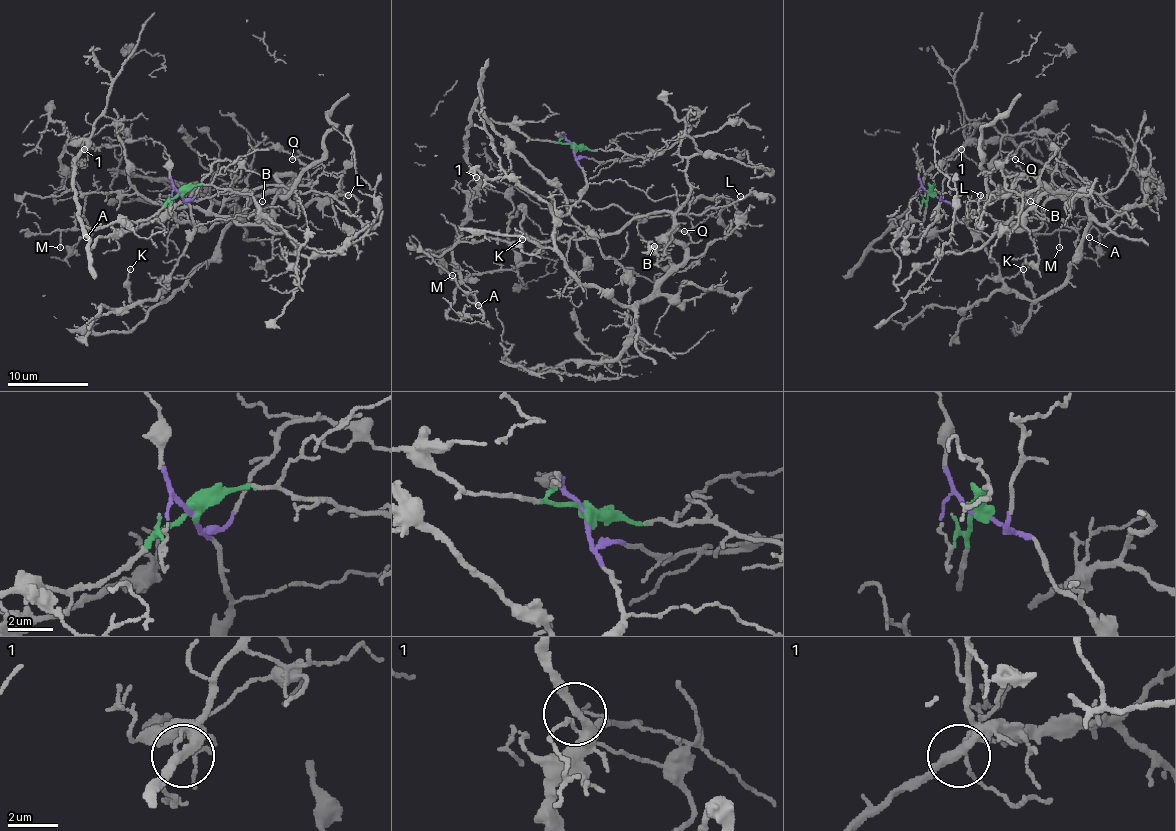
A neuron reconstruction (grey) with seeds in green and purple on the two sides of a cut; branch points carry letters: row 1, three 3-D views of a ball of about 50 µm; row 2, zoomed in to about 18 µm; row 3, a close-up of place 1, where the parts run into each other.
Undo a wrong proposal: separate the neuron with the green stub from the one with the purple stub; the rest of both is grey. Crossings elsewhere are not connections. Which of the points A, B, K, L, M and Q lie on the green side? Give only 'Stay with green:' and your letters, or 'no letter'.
Stay with green: A, L, M, Q

